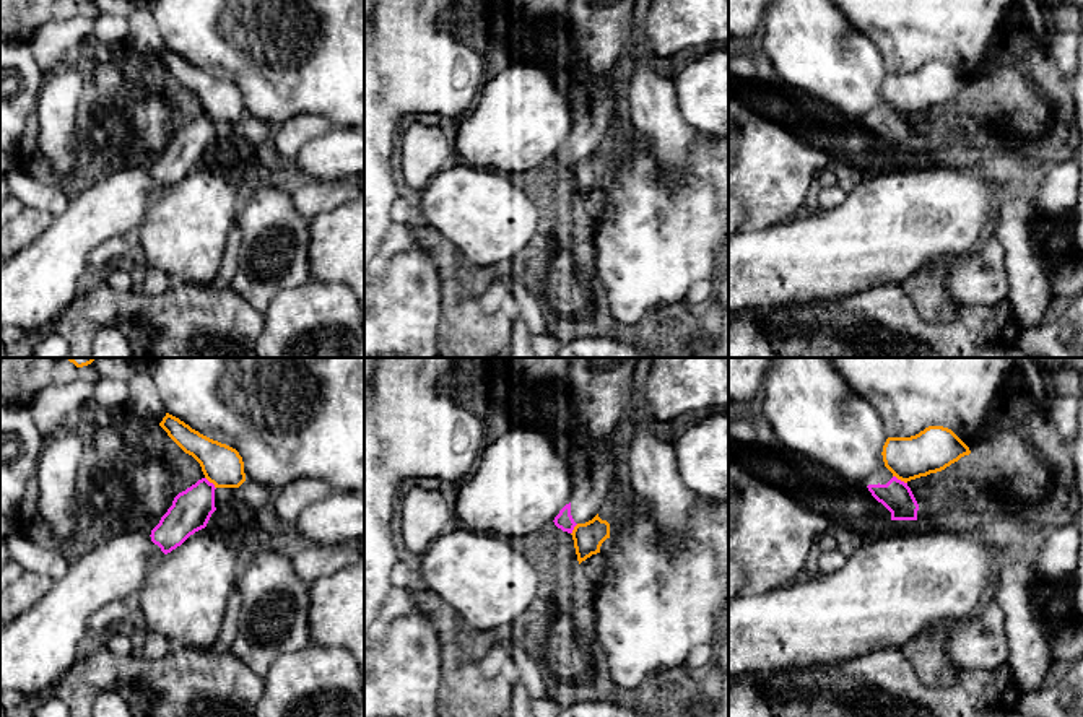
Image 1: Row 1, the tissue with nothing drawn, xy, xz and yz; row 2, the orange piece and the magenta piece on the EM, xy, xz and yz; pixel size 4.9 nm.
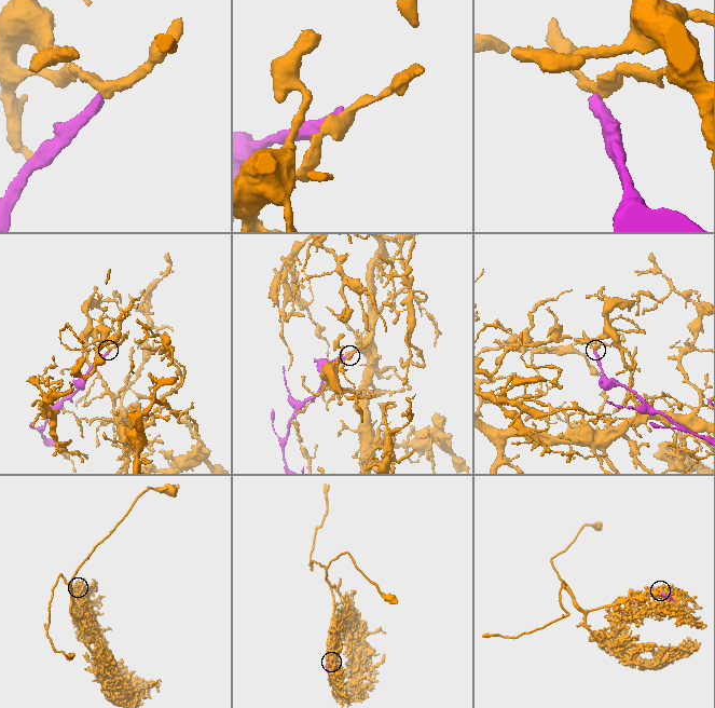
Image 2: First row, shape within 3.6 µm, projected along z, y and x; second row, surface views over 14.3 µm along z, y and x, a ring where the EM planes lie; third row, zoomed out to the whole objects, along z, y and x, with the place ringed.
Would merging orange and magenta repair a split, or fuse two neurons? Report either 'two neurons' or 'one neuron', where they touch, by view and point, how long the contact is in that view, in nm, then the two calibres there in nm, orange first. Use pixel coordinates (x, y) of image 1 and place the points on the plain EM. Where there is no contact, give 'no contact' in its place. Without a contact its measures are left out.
two neurons; meets orange in yz at (900, 114); contact 80 nm long; 220 nm thick on the orange side, 160 nm on the other

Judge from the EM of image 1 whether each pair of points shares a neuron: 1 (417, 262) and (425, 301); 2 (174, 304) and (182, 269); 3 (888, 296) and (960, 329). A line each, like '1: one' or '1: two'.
1: one
2: two
3: one

